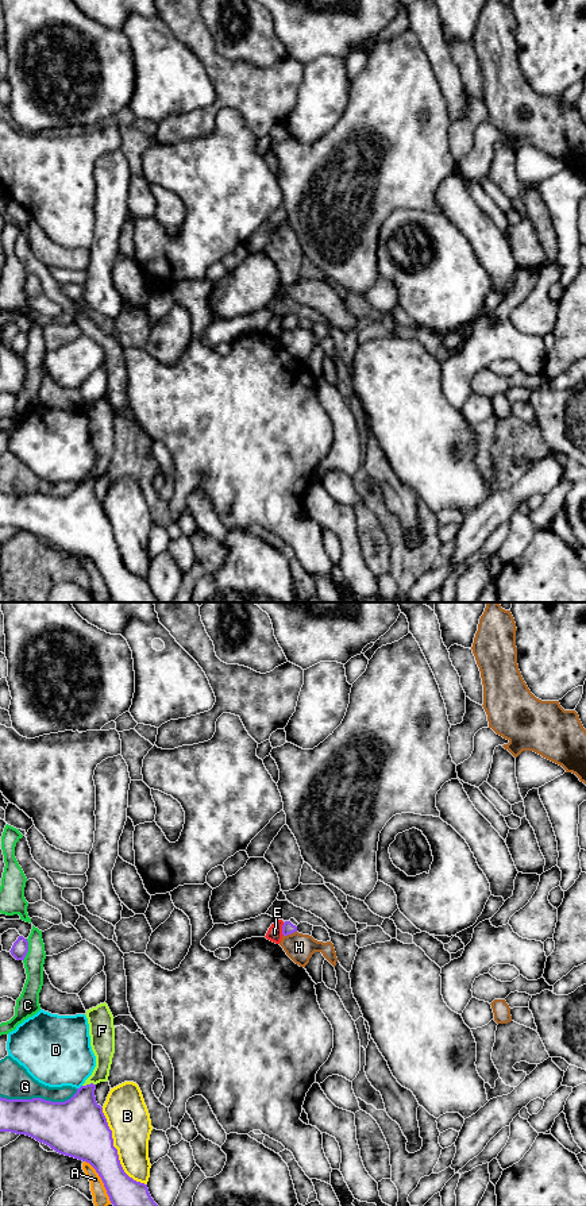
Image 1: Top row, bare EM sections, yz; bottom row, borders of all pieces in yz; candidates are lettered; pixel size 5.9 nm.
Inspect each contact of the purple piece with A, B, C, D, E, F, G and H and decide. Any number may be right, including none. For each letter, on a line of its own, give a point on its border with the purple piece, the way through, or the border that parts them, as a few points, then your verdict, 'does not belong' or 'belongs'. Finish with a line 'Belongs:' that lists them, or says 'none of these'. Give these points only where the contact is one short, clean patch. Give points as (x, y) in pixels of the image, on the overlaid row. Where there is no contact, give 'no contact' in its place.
A: yz (101, 1179) | does not belong
B: yz (116, 1151) | does not belong
C: yz (27, 950) | does not belong
D: yz (80, 1087) | does not belong
E: yz (282, 929) | along yz (284, 923), (282, 935) | does not belong
F: yz (88, 1085) | does not belong
G: yz (39, 1098) | does not belong
H: yz (289, 933) | along yz (296, 931), (284, 936) | does not belong
Belongs: none of these

